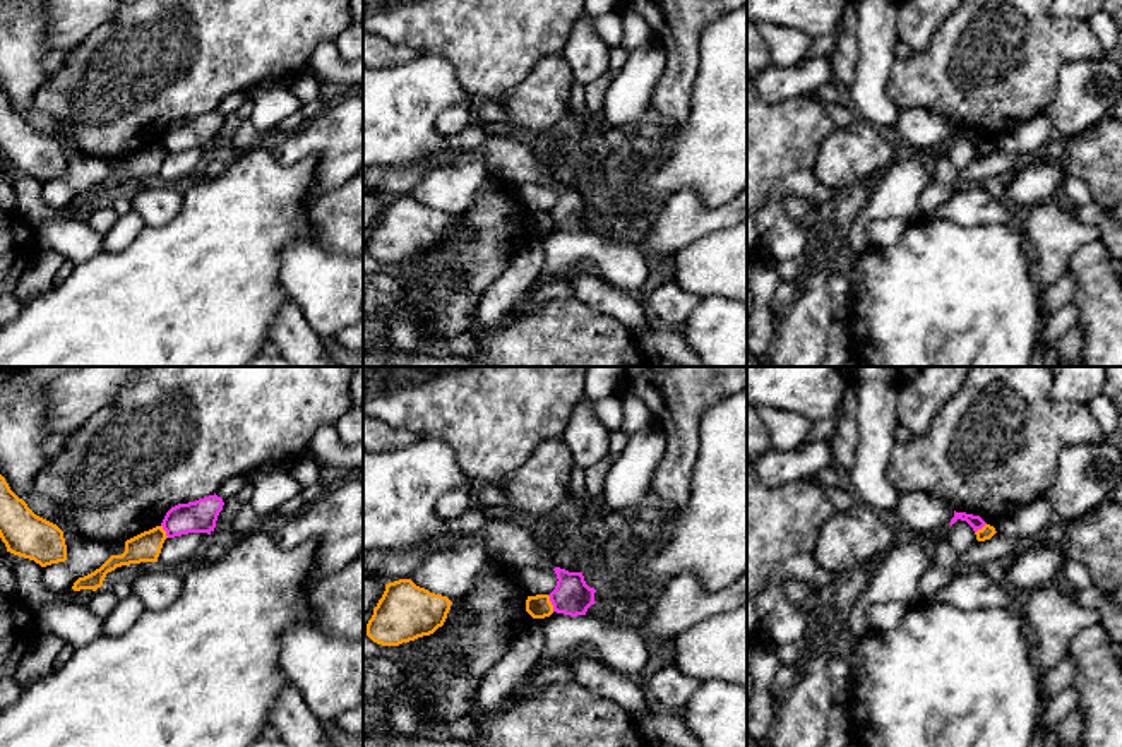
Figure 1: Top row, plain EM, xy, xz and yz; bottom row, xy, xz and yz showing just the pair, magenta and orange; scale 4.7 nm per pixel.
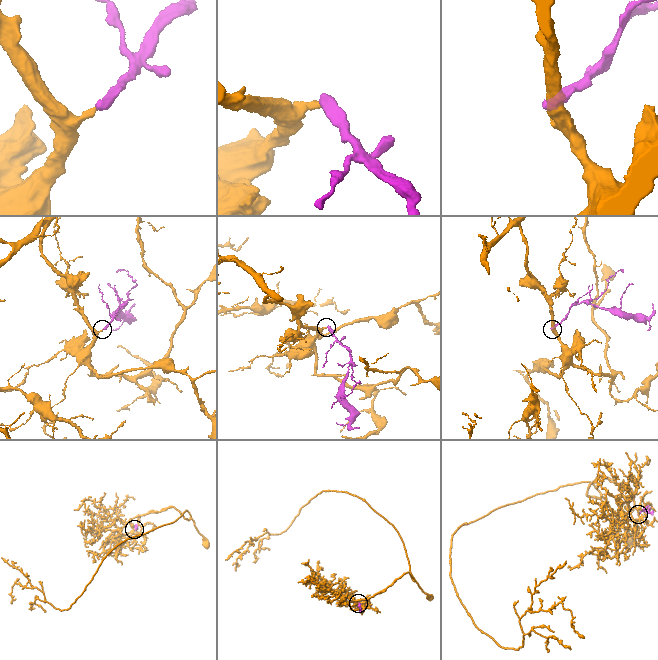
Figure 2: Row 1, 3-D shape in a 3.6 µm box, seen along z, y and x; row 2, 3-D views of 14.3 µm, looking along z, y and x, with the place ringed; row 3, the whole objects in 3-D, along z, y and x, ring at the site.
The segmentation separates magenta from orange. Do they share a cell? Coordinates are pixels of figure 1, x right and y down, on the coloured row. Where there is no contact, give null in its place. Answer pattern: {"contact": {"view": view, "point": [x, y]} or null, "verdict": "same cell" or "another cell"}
{"contact": {"view": "xz", "point": [552, 603]}, "verdict": "another cell"}

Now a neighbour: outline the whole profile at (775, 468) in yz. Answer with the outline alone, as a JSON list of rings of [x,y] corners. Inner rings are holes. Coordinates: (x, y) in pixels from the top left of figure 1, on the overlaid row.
[[[831,439],[800,444],[790,451],[771,447],[754,461],[759,481],[769,488],[817,476],[831,464],[834,464]]]

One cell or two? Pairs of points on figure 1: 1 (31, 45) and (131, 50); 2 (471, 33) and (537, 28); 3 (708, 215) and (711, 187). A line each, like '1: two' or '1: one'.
1: two
2: one
3: two

